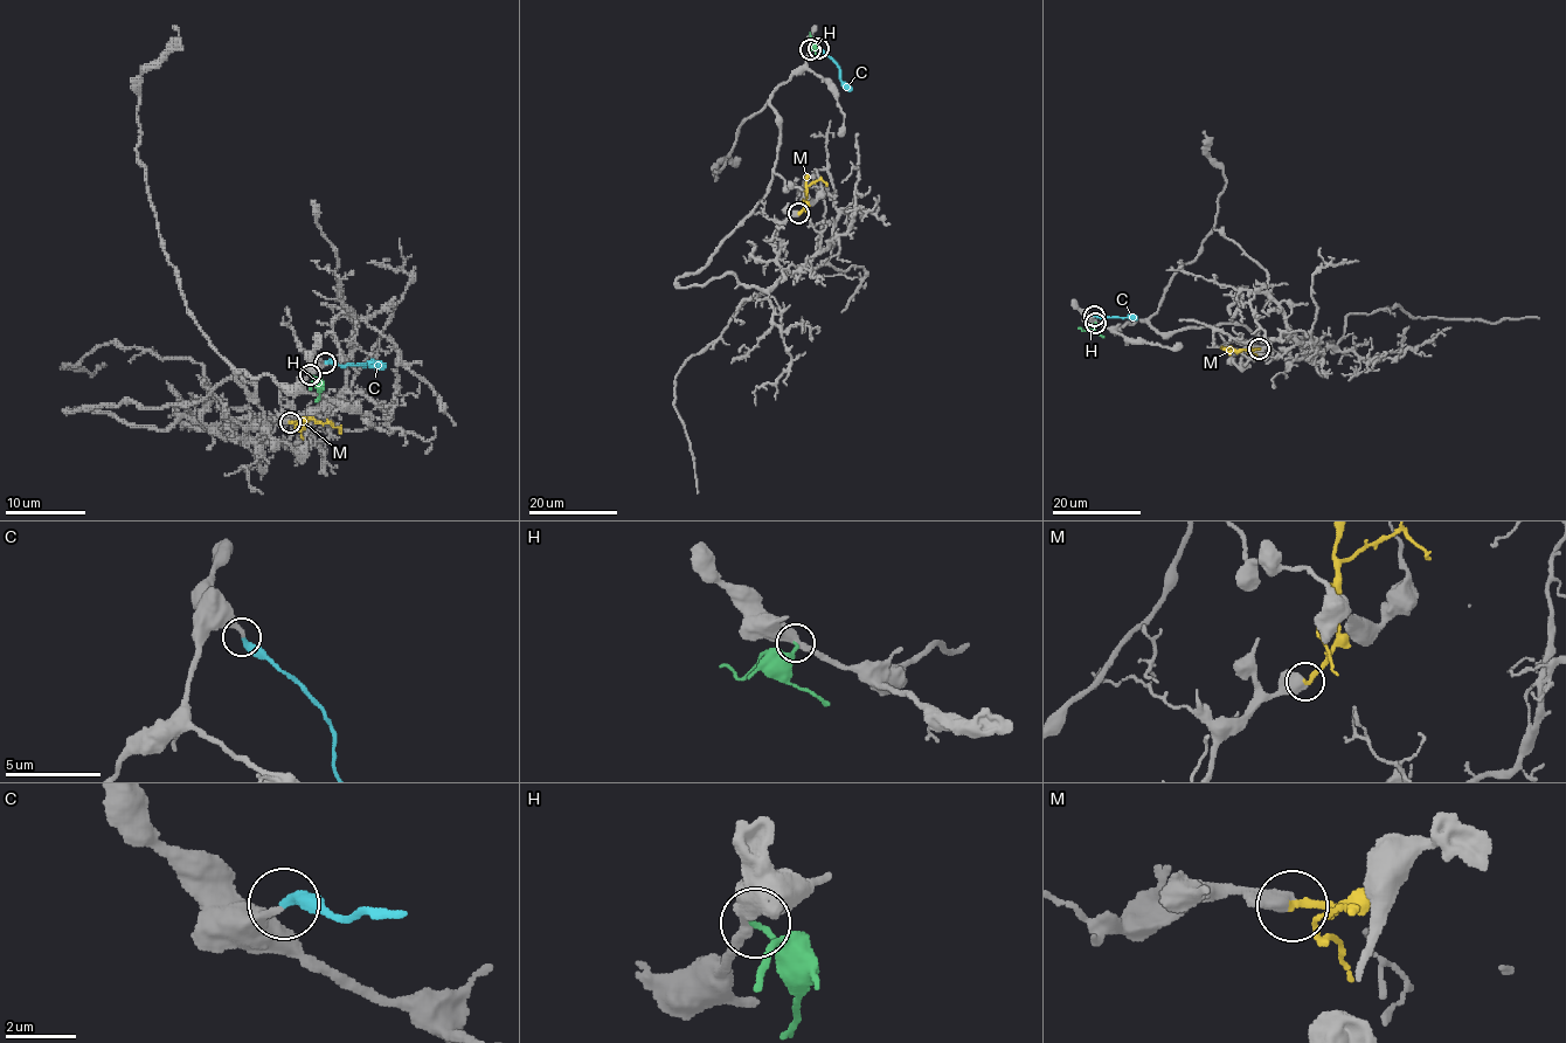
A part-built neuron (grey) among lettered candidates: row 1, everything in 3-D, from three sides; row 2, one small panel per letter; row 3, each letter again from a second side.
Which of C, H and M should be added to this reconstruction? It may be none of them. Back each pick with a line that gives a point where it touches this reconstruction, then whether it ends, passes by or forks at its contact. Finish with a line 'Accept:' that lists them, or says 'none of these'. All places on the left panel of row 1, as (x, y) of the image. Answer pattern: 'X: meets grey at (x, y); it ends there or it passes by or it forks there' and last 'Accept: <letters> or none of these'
M: meets grey at (290, 422); it ends there
Accept: M

